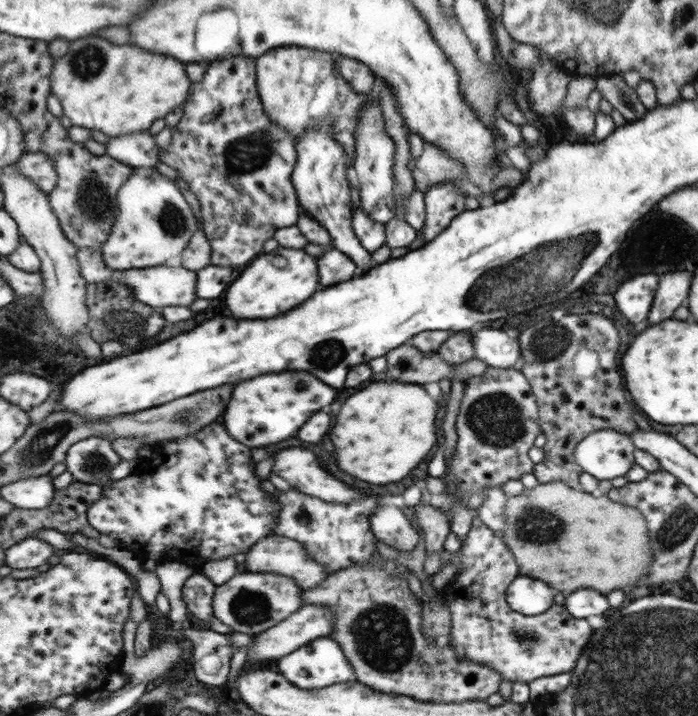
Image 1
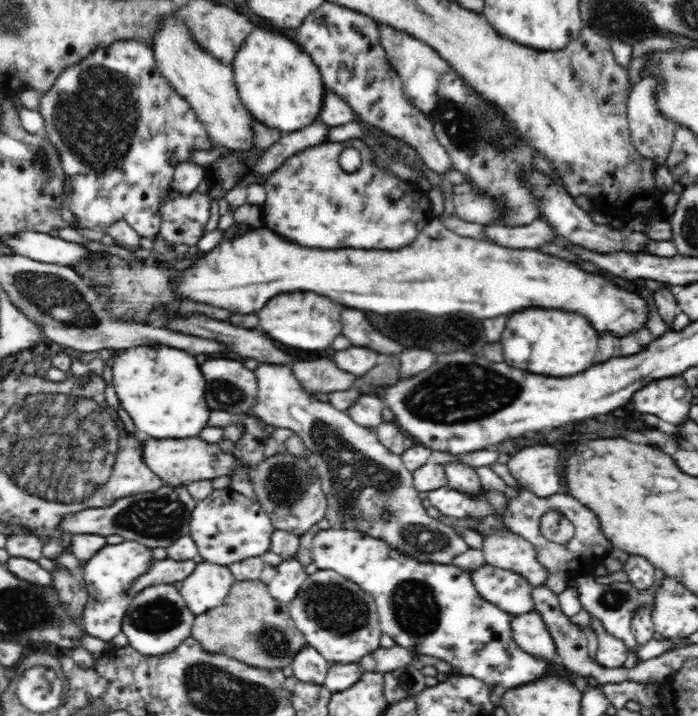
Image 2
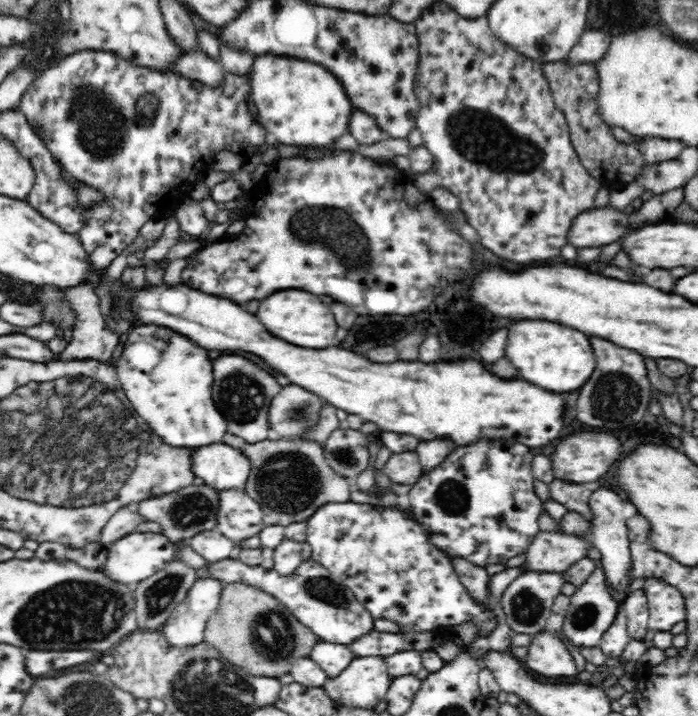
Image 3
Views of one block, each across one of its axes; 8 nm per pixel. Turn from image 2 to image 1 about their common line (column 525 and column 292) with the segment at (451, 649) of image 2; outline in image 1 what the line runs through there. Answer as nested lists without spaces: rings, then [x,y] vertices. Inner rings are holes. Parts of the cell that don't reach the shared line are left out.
[[[320,636],[301,645],[301,647],[297,647],[297,650],[288,655],[281,656],[277,659],[275,668],[277,668],[277,673],[285,677],[285,680],[301,690],[325,688],[333,684],[354,680],[352,665],[349,664],[347,656],[341,651],[340,644],[331,636]]]

